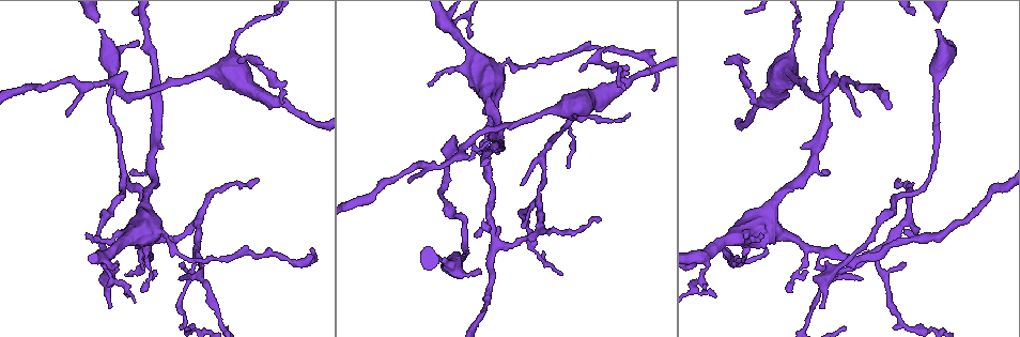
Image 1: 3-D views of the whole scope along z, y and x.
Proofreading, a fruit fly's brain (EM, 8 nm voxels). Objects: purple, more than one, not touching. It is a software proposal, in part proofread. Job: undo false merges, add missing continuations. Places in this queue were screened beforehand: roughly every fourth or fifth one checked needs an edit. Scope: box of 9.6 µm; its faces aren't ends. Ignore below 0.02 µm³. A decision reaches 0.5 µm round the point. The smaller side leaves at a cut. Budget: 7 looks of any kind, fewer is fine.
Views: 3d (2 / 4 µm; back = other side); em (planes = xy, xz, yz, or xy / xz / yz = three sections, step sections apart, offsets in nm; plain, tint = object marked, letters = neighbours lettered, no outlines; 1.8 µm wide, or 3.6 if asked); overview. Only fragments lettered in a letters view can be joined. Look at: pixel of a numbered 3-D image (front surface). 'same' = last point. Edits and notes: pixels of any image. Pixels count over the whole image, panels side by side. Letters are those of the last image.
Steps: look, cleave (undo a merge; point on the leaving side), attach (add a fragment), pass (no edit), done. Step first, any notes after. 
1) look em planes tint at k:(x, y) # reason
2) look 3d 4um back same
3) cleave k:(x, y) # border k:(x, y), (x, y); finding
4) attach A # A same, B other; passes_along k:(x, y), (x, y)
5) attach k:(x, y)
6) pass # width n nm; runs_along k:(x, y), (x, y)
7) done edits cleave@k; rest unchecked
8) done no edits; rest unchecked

look 3d 2um at 1:(109, 254) # sharp bend

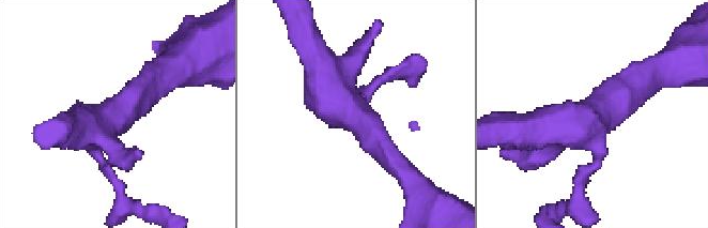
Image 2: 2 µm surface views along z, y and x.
look em planes tint at 2:(106, 121) # arms 4; shape alone is not enough

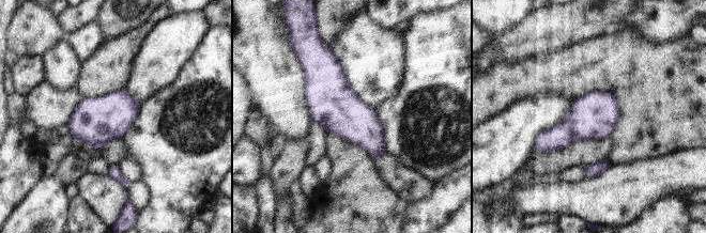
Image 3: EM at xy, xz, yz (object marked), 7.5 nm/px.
look em planes letters same # see the neighbours

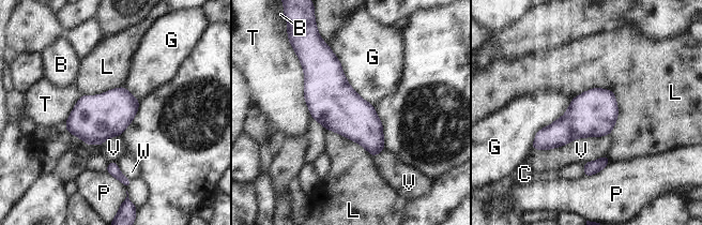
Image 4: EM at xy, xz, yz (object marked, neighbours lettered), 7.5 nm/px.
pass # B other, C other, G other, L other, P other, T other, V other, W other; one neuron here

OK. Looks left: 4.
look 3d 4um at 1:(763, 217) # sudden change in width

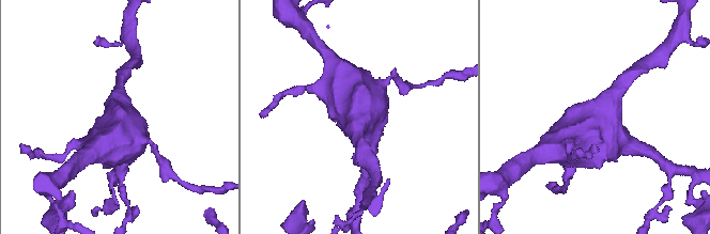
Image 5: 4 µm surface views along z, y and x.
look em 3.6um planes letters at 5:(598, 114) # now the EM

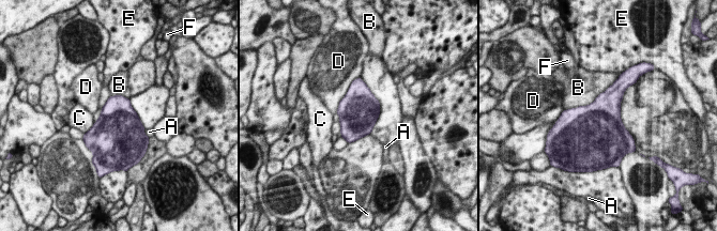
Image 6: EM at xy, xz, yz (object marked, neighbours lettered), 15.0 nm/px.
pass # A other, B other, C other, D other, E other, F other; border 6:(613, 82), (591, 103), (563, 111); one neuron here

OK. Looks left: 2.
look em 3.6um planes tint at 1:(233, 41) # thick turns thin

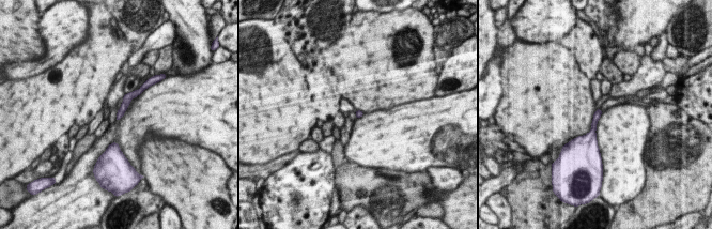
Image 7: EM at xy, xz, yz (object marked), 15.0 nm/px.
look em 3.6um planes letters same

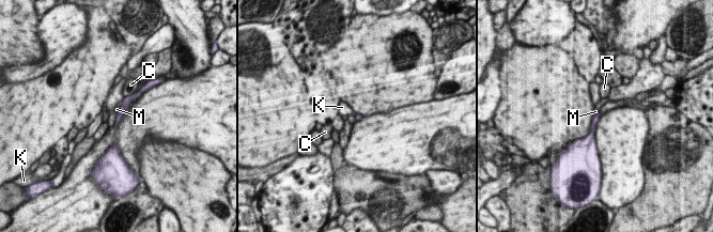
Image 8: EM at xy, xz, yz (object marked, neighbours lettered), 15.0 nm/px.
pass # C other, K other, M other; runs_along 8:(136, 95), (125, 104), (118, 119); one neuron here

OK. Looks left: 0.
done no edits; rest unchecked

